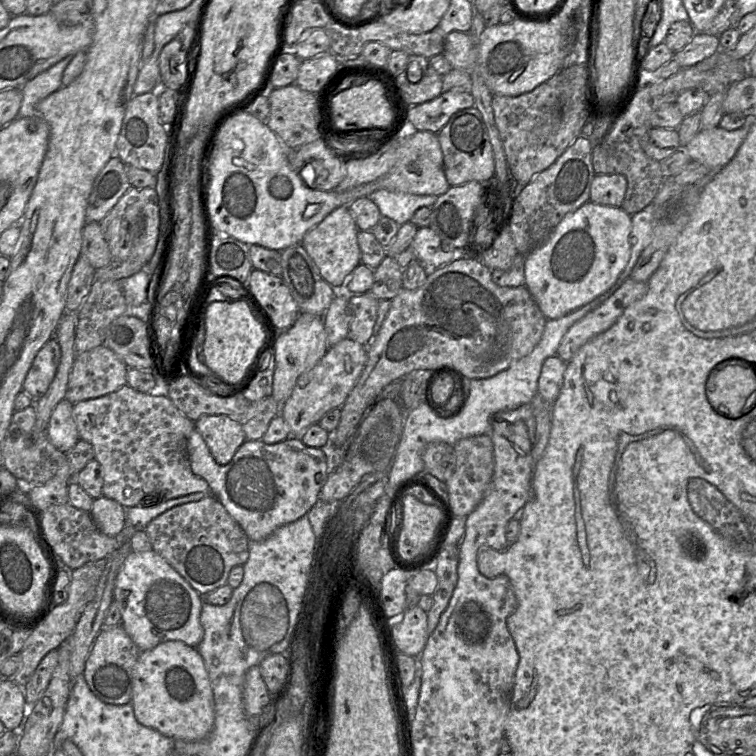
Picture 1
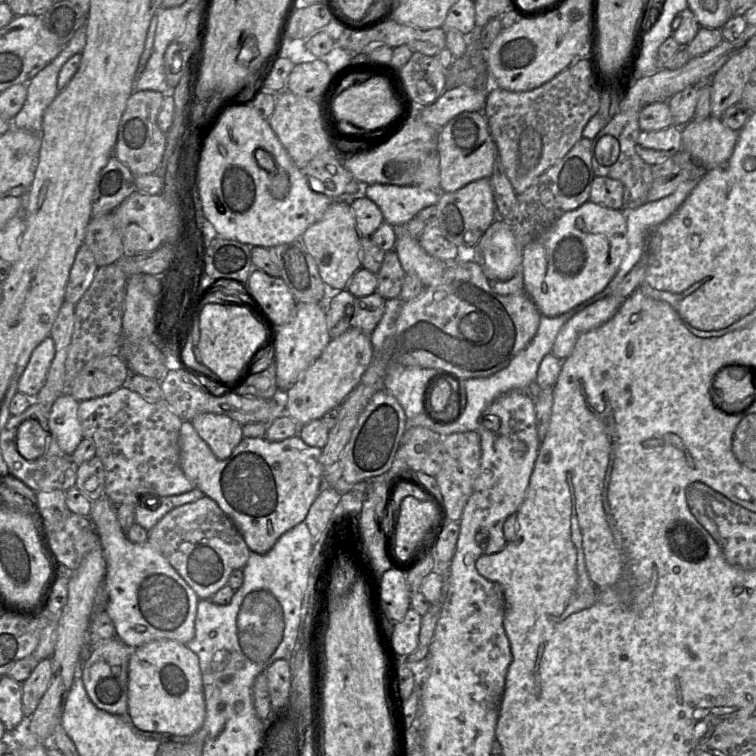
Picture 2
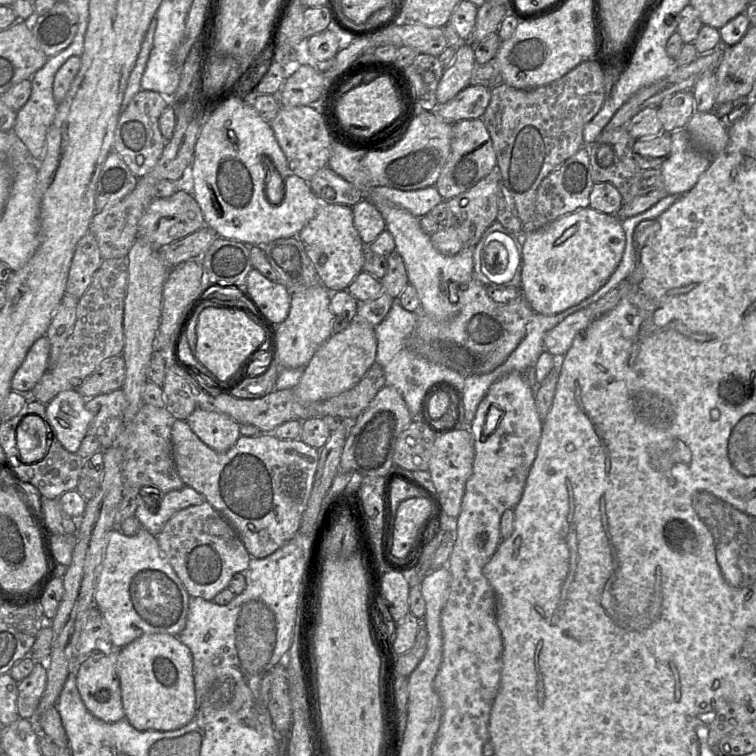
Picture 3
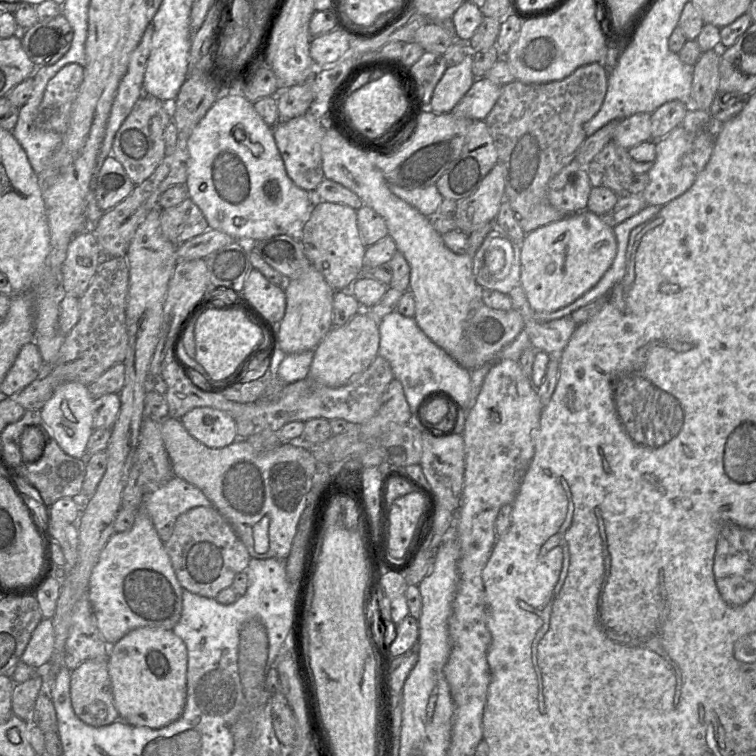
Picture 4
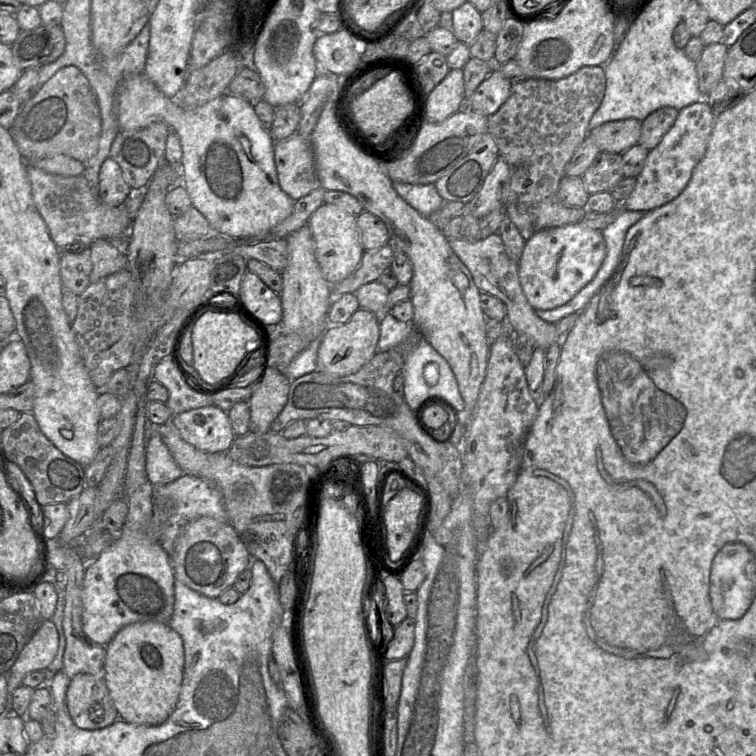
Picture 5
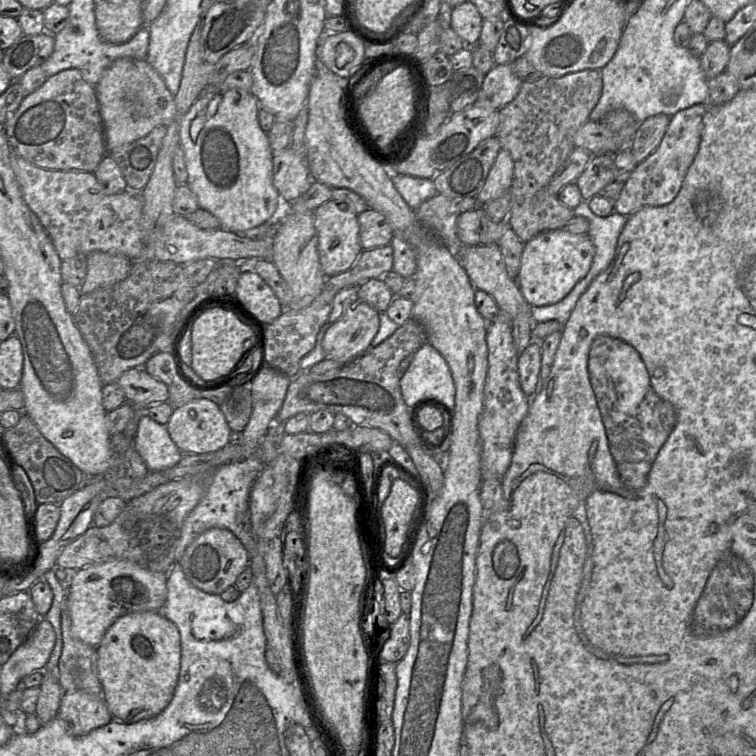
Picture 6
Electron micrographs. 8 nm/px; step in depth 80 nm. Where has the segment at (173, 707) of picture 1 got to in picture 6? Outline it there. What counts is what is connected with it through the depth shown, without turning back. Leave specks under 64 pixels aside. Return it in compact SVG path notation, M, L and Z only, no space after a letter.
M144 611L118 618L96 647L102 696L113 717L136 723L158 716L170 703L180 671L180 634L161 611Z

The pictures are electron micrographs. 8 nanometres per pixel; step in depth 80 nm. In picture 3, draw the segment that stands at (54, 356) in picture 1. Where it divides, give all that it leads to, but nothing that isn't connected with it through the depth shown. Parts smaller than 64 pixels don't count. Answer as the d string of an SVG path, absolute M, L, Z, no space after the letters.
M46 336L38 338L11 379L11 390L29 392L48 369L50 342Z

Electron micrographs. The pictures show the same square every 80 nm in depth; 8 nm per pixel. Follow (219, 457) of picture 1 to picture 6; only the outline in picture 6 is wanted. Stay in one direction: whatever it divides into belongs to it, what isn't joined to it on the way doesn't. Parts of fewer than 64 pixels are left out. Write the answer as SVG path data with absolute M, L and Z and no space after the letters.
M204 398L195 399L183 406L174 408L166 428L174 444L184 454L215 452L225 447L233 439L233 432L220 406Z

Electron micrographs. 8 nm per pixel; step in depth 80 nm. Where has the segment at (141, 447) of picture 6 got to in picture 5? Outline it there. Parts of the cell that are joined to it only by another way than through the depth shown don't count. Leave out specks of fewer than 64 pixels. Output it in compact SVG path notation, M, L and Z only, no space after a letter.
M151 426L145 457L147 478L154 487L169 484L184 474L155 426Z

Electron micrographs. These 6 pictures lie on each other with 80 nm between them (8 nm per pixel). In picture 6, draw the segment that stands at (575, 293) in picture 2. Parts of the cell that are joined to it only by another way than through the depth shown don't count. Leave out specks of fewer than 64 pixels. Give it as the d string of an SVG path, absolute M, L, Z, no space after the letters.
M555 229L536 235L524 245L517 277L524 299L532 307L561 301L587 275L594 255L595 247L587 234L571 234Z

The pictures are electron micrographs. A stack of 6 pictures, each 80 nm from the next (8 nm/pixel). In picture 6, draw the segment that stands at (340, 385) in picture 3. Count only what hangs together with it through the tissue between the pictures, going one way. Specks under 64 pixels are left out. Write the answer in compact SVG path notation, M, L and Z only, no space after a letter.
M359 300L336 322L329 324L322 340L326 359L349 363L371 348L380 313Z

